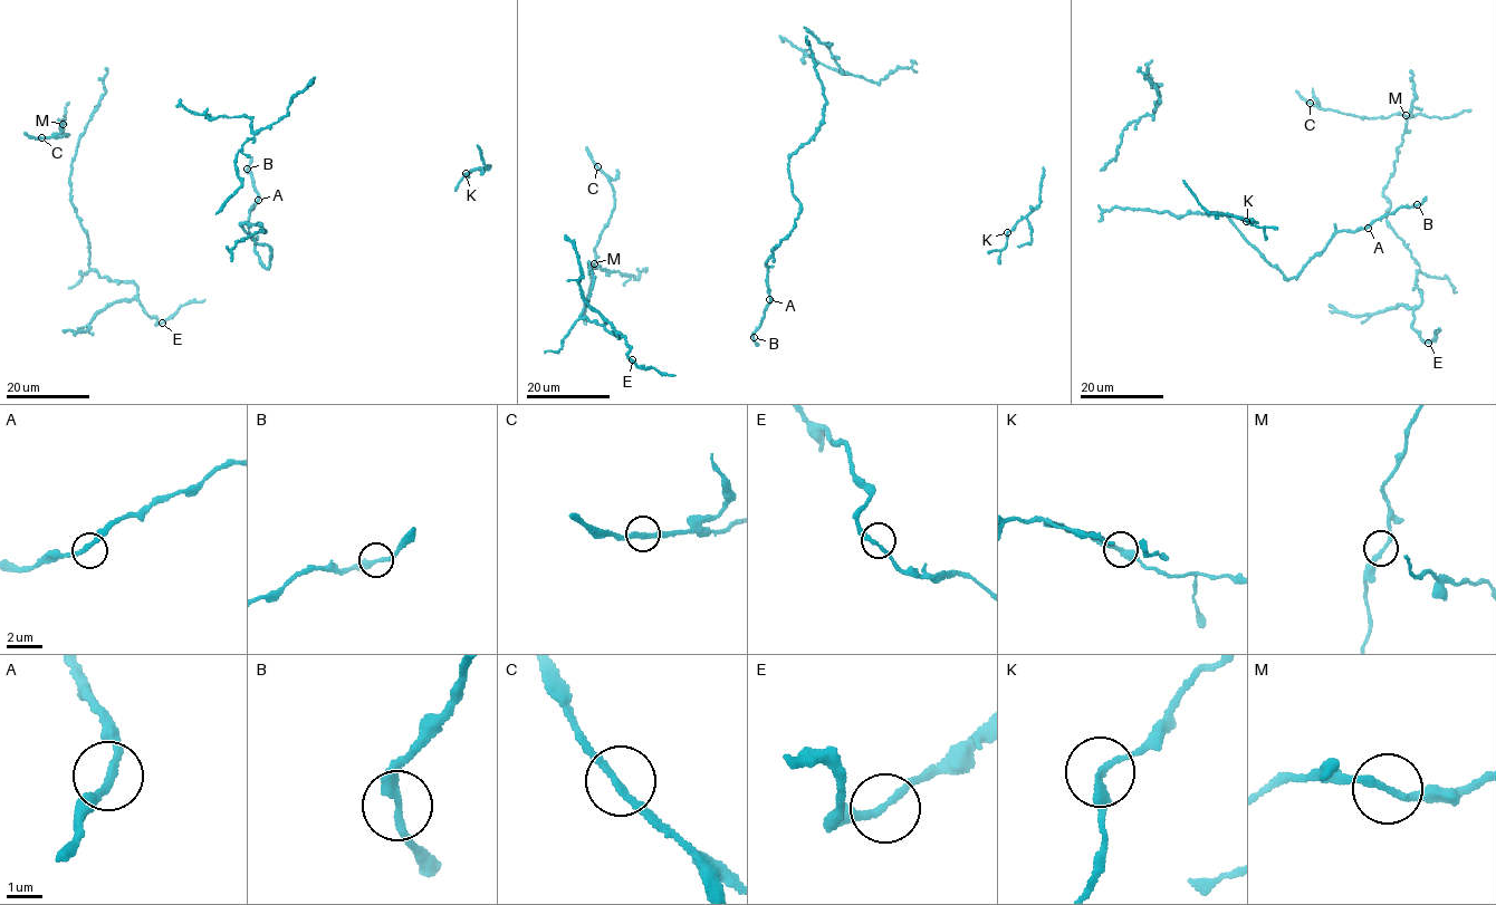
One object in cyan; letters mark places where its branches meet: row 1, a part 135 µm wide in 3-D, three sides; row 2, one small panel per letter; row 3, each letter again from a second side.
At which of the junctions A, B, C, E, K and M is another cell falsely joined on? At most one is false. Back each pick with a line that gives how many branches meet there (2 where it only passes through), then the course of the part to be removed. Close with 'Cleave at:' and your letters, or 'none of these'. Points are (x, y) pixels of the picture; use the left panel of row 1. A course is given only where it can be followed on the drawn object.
Cleave at: none of these

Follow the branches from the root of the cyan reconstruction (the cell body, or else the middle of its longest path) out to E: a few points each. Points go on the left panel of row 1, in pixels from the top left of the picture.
E: (72, 163), (70, 199), (89, 243), (88, 267), (102, 277), (134, 283), (143, 310), (156, 324), (162, 323)

